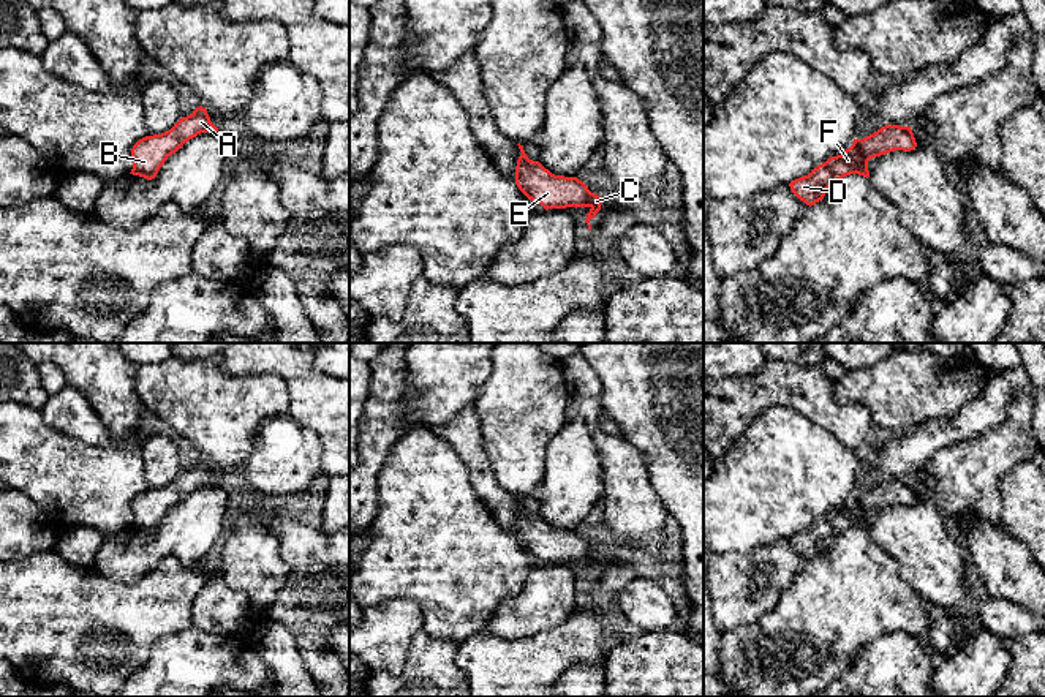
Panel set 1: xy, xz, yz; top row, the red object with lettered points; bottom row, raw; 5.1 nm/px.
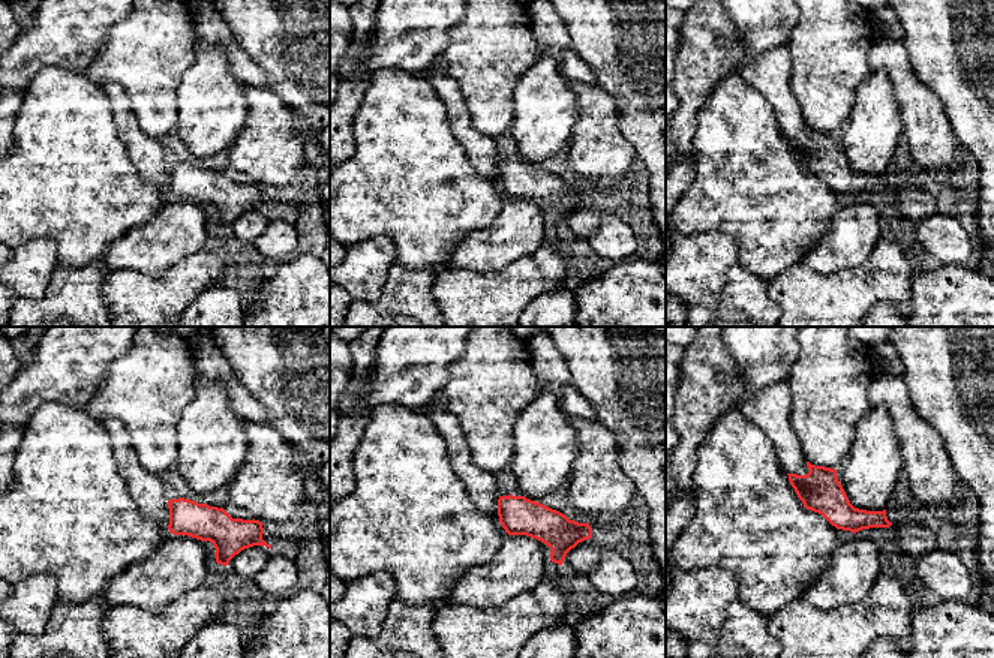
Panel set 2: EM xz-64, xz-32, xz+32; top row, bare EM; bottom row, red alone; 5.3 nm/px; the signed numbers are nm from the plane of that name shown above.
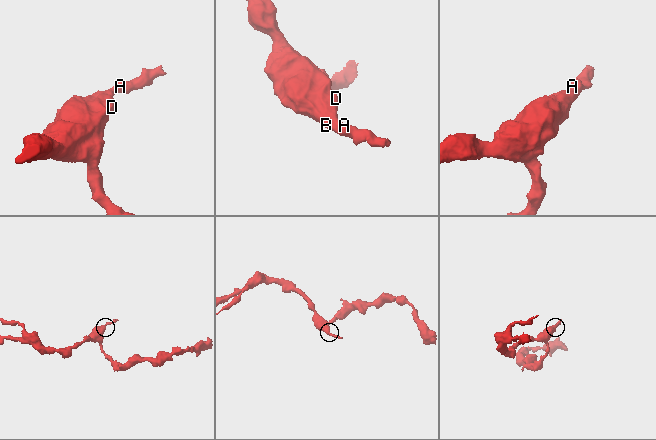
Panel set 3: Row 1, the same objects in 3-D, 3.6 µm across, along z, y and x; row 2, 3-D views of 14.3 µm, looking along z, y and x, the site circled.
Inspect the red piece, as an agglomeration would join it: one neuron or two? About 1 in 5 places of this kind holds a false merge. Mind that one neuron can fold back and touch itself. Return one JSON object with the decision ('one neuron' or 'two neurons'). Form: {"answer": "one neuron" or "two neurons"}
{"answer": "one neuron"}

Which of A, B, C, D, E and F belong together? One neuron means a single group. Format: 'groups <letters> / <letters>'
groups A B C D E F

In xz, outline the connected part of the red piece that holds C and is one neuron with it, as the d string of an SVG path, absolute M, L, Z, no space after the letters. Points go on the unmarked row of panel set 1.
M517 498L522 509L515 520L515 539L533 556L549 563L588 561L585 577L591 585L590 574L601 564L602 552L591 547L577 531L555 529L539 515L526 511L523 499Z

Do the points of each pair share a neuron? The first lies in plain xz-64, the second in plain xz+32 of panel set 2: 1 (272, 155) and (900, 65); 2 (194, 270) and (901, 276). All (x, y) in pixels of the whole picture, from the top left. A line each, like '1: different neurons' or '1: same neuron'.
1: same neuron
2: same neuron

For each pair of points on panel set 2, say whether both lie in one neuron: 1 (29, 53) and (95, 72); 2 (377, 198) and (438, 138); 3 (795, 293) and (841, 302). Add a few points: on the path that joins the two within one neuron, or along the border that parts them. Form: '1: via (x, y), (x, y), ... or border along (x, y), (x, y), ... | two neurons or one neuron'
1: border along (105, 41), (105, 45), (80, 72) | two neurons
2: via (392, 185), (423, 153) | one neuron
3: via (807, 299), (829, 299) | one neuron

